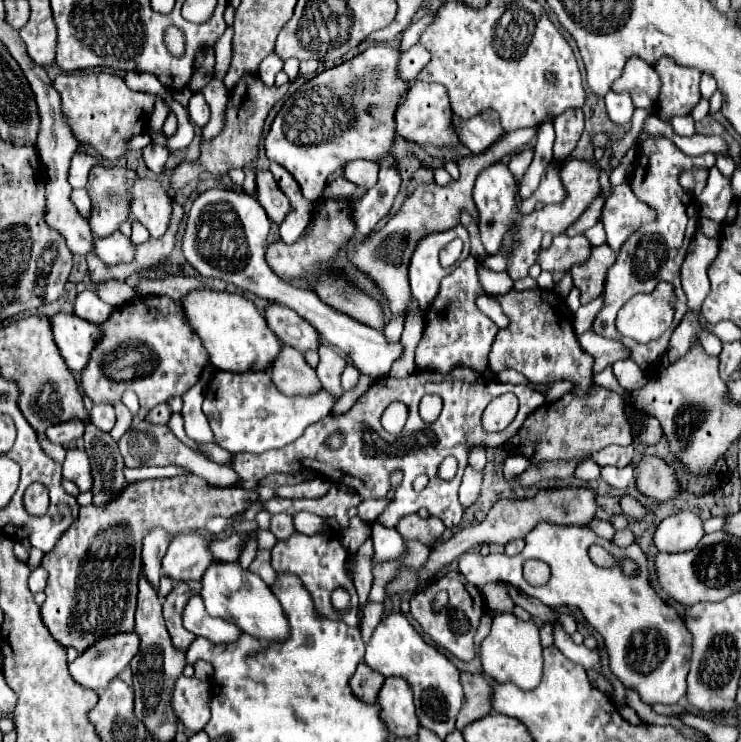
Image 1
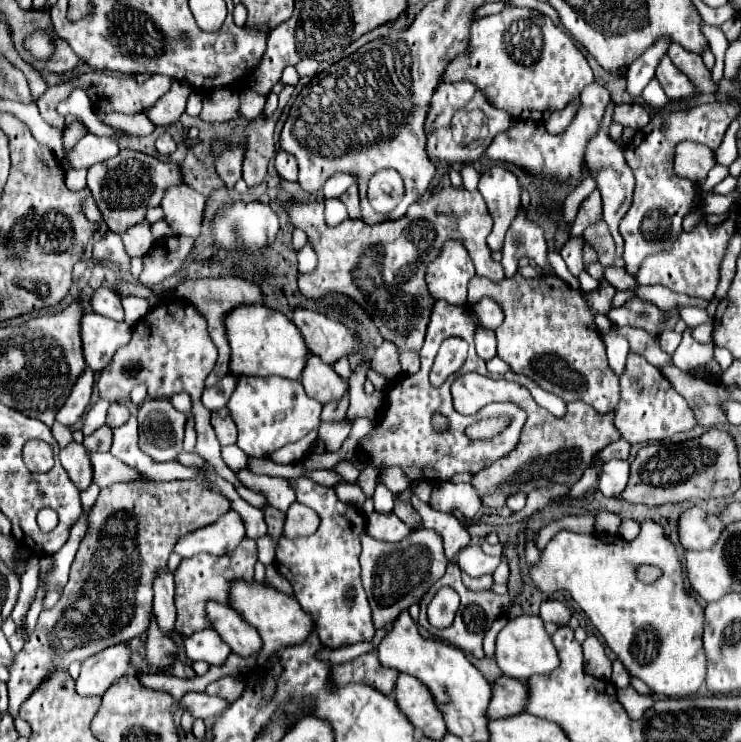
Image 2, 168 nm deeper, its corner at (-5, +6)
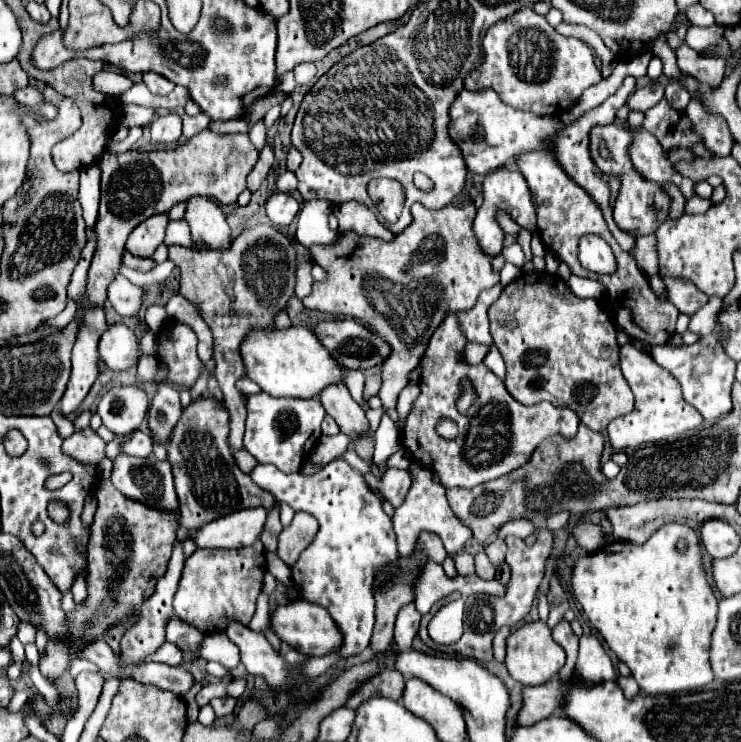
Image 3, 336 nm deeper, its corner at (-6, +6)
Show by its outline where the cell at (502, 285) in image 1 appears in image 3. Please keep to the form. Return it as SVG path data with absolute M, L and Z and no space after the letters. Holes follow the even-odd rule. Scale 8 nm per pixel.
M414 203L412 217L412 223L392 241L362 239L362 235L346 231L338 233L336 241L328 245L310 247L310 255L326 271L326 279L314 283L304 305L336 317L358 319L390 343L390 355L382 363L382 387L378 393L382 407L366 411L370 432L354 438L356 453L370 462L376 477L380 472L372 462L374 433L384 411L396 407L396 399L408 385L412 369L418 367L430 335L448 313L474 307L482 289L500 283L500 273L492 269L492 257L478 247L472 229L476 217L474 203L464 203L464 207L446 205L438 211L428 211ZM422 223L428 231L422 231Z

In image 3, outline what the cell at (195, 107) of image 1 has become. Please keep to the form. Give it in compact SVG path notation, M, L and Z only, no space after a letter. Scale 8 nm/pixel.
M198 113L196 117L184 117L184 125L182 125L182 135L186 137L186 139L190 139L190 137L194 137L196 133L200 133L202 129L206 129L208 127L208 119L206 119L206 115L202 115L202 113Z

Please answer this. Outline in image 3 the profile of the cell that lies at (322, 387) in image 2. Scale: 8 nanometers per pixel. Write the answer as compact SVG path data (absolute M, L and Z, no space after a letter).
M340 383L330 385L322 389L322 395L318 399L324 405L326 413L334 417L342 433L356 437L368 431L368 419L364 415L364 409L350 397L346 385L340 385Z

